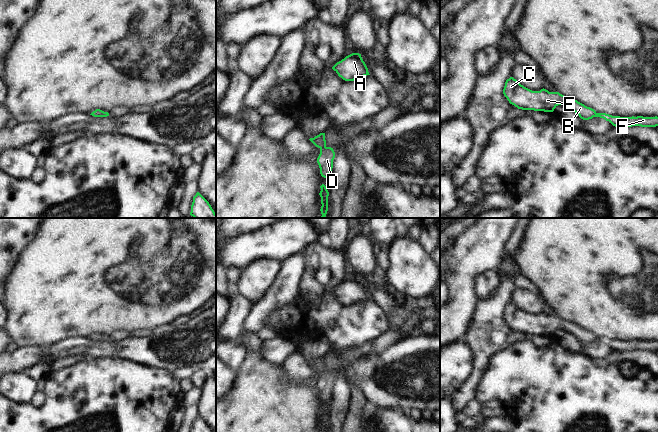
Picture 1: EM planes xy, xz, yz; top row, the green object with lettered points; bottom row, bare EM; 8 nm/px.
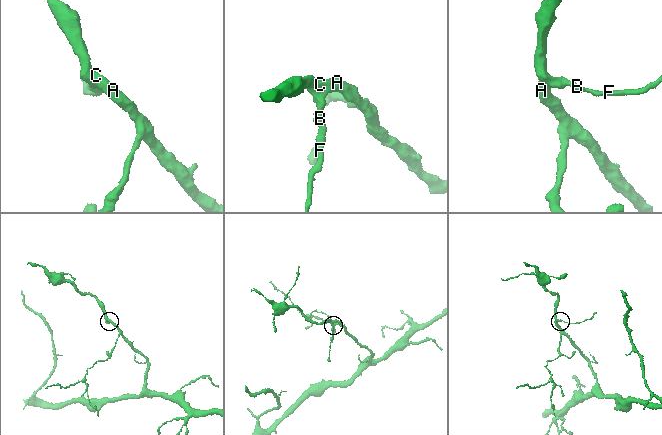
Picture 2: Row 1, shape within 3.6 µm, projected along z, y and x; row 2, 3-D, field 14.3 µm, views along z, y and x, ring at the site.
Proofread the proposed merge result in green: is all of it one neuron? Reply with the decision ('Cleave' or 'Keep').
Keep

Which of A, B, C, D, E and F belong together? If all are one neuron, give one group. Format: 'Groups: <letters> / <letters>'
Groups: A B C D E F

